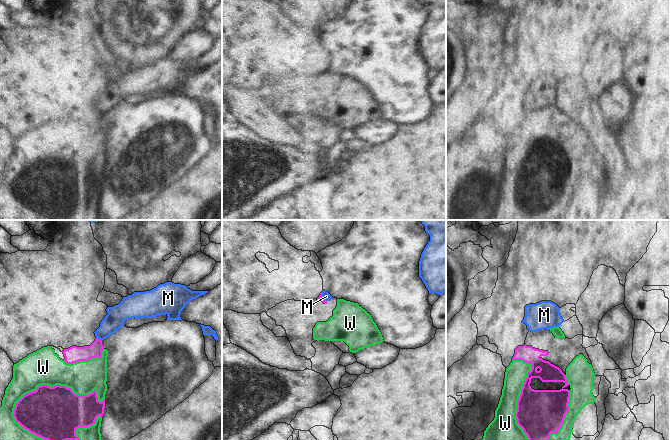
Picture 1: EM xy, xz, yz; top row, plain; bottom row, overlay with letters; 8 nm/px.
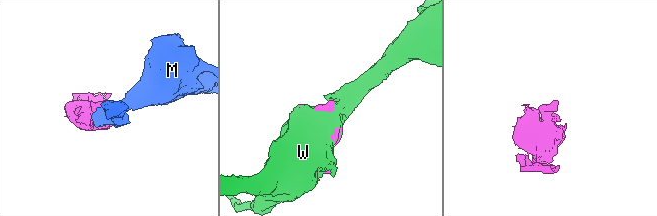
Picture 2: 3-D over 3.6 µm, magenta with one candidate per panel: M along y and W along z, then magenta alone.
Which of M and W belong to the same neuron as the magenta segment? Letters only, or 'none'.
W

